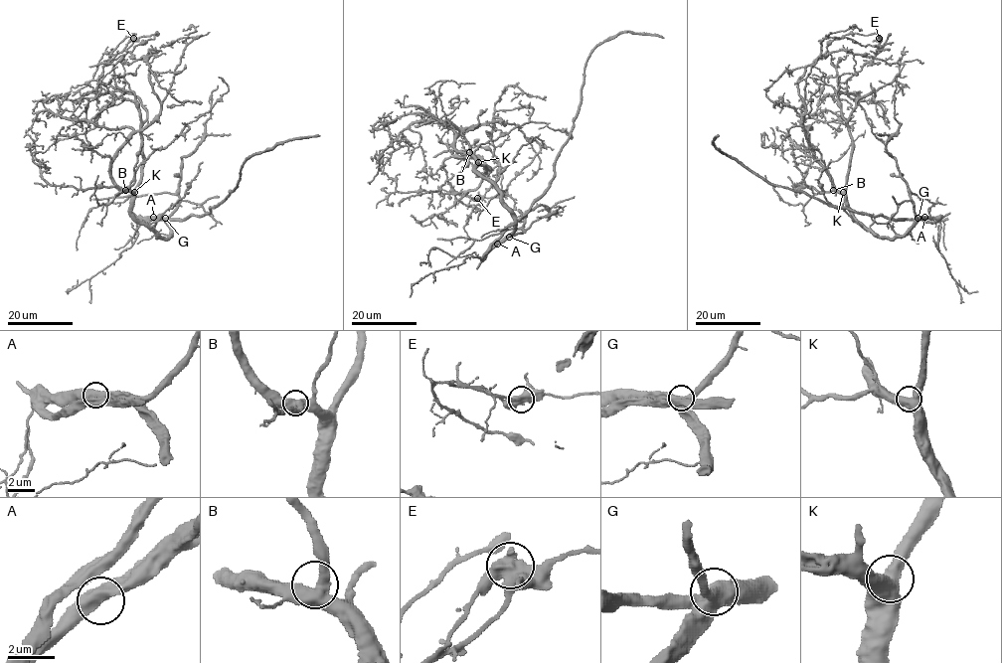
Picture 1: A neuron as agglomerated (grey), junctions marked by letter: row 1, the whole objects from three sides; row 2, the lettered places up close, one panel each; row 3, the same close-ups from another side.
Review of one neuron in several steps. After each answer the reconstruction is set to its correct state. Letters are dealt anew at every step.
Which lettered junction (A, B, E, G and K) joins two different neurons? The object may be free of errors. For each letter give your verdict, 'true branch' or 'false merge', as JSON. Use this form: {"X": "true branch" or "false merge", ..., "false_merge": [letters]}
{"A": "true branch", "B": "true branch", "E": "false merge", "G": "true branch", "K": "true branch", "false_merge": ["E"]}

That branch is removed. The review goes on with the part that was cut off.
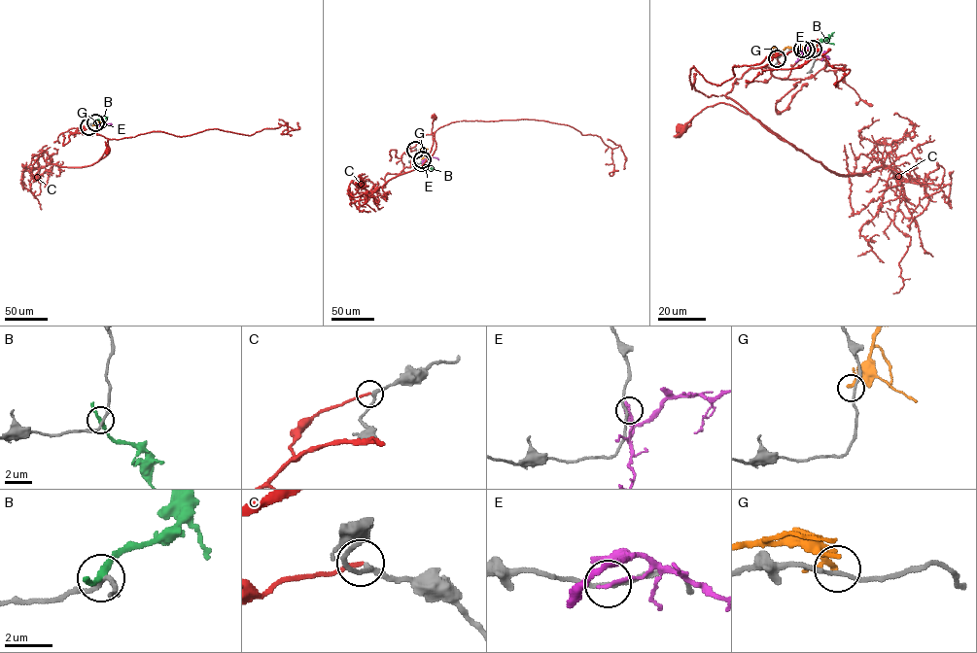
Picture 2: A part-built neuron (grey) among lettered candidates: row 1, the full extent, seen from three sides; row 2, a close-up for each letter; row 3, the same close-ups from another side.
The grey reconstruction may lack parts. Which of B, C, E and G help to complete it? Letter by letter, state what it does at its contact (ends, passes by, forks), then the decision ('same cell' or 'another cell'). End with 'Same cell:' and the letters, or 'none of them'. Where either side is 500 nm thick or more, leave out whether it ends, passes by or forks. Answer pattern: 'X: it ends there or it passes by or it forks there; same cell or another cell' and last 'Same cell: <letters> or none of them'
B: it passes by; another cell
C: it ends there; same cell
E: it ends there; another cell
G: it passes by; another cell
Same cell: C

